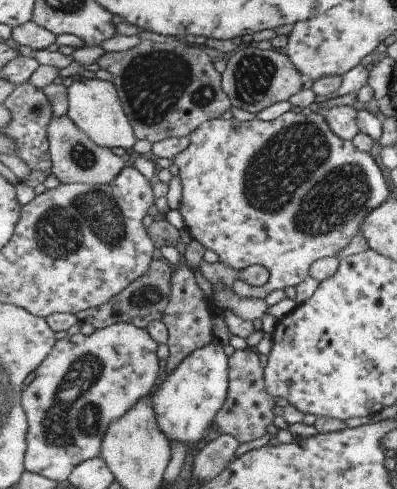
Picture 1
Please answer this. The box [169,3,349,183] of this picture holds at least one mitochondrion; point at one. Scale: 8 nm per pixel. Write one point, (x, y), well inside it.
(255, 74)

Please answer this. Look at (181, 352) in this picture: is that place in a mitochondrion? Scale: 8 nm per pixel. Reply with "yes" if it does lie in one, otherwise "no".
no

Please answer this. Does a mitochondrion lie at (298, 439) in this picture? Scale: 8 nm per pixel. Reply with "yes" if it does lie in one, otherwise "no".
no

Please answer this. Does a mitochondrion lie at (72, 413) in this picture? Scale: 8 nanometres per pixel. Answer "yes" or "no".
yes

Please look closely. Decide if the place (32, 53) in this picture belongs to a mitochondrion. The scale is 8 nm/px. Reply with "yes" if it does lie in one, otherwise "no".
no

